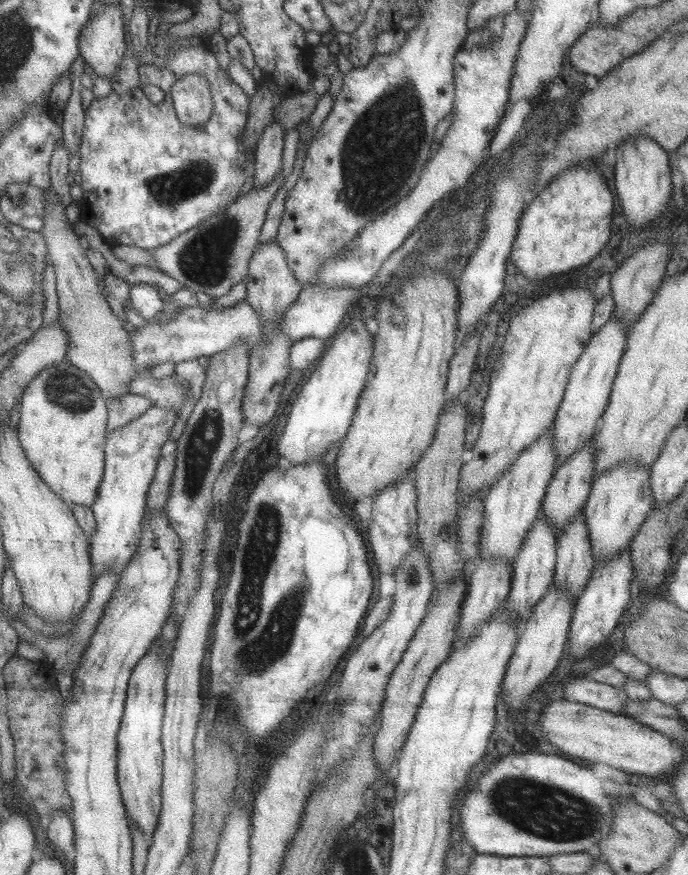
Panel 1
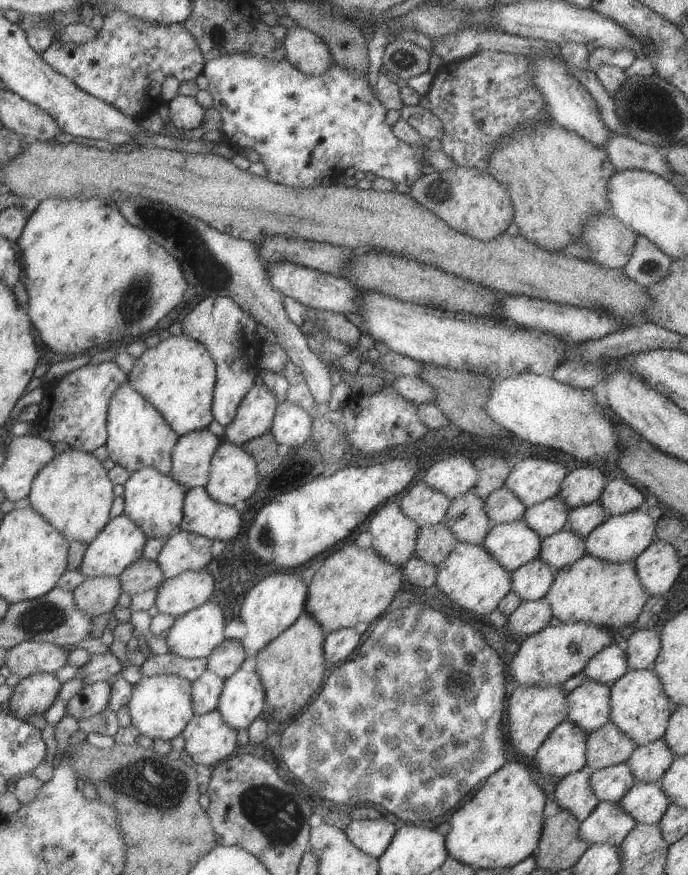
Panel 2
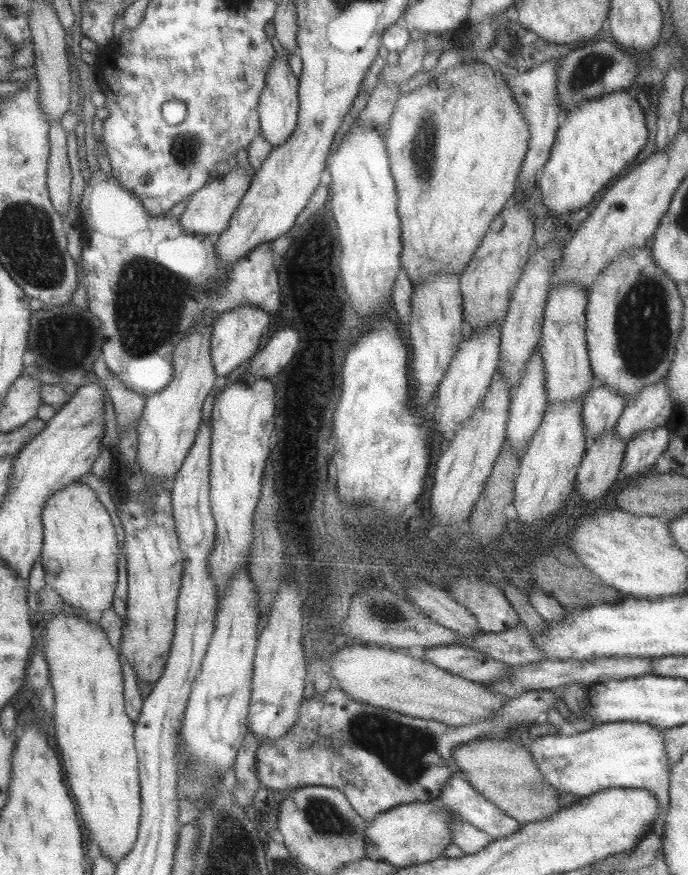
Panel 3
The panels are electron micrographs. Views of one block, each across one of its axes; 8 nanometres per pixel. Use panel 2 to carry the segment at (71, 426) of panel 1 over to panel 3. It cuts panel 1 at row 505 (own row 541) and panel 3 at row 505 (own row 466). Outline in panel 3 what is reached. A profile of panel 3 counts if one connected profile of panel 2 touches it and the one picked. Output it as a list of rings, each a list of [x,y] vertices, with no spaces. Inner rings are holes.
[[[71,481],[51,493],[42,508],[42,547],[39,559],[44,571],[46,588],[54,590],[62,598],[62,602],[71,608],[79,608],[89,616],[98,617],[101,611],[112,605],[111,600],[115,594],[113,590],[117,582],[117,555],[121,551],[117,546],[115,526],[111,523],[109,512],[89,485],[80,484],[78,481]]]

